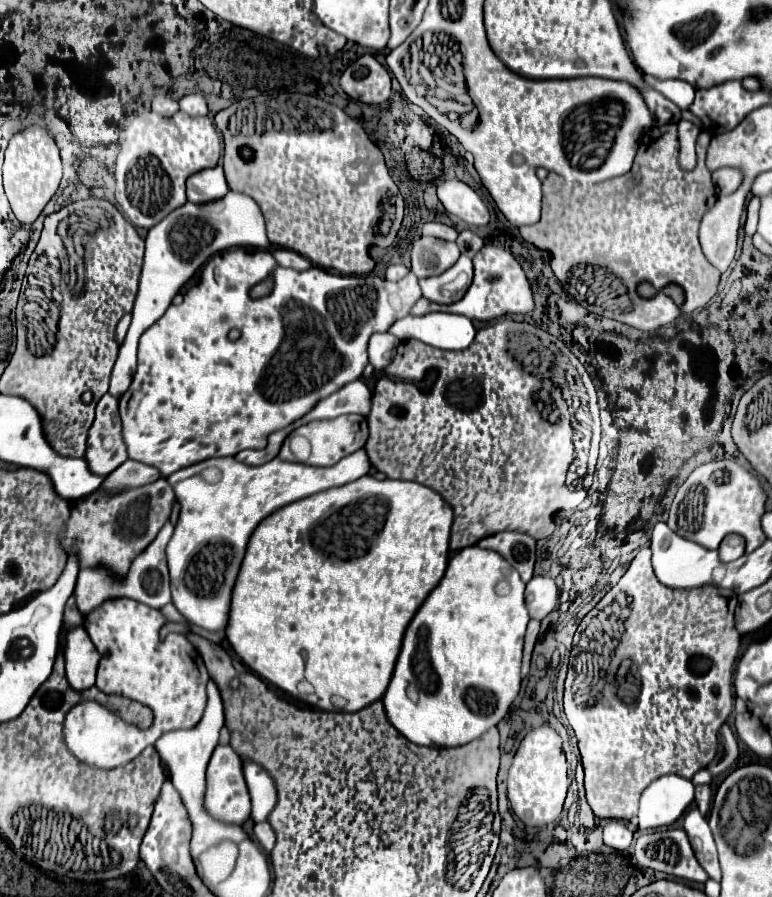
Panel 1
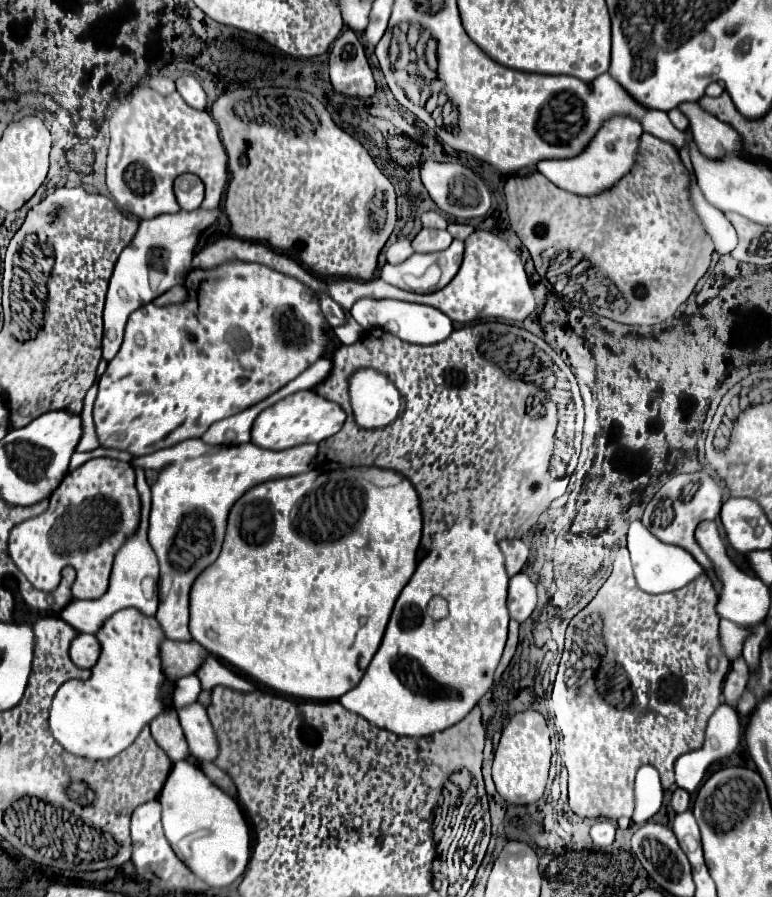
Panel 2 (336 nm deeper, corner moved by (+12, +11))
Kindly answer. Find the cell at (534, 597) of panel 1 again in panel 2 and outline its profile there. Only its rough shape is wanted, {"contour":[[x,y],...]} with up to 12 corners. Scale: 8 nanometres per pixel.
{"contour":[[525,572],[509,580],[509,614],[525,622],[537,606],[537,588]]}

